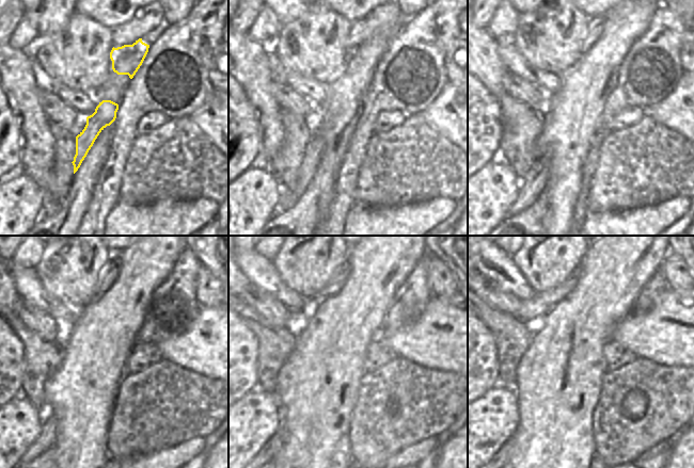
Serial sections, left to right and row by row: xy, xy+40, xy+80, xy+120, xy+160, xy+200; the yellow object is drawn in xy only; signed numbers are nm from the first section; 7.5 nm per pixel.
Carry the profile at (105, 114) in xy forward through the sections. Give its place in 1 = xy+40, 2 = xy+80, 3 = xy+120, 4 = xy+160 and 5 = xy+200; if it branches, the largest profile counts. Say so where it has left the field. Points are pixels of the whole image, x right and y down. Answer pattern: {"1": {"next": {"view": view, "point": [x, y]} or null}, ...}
{"1": {"next": {"view": "xy+40", "point": [289, 194]}}, "2": {"next": {"view": "xy+80", "point": [529, 192]}}, "3": {"next": {"view": "xy+120", "point": [47, 436]}}, "4": {"next": {"view": "xy+160", "point": [270, 448]}}, "5": {"next": {"view": "xy+200", "point": [505, 452]}}}

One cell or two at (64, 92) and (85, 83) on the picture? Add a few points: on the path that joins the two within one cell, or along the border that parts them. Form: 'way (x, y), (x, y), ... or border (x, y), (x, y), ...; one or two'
border (48, 78), (90, 96); two

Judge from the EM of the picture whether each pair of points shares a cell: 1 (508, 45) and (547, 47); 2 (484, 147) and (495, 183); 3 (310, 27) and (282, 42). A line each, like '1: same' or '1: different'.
1: different
2: different
3: same

